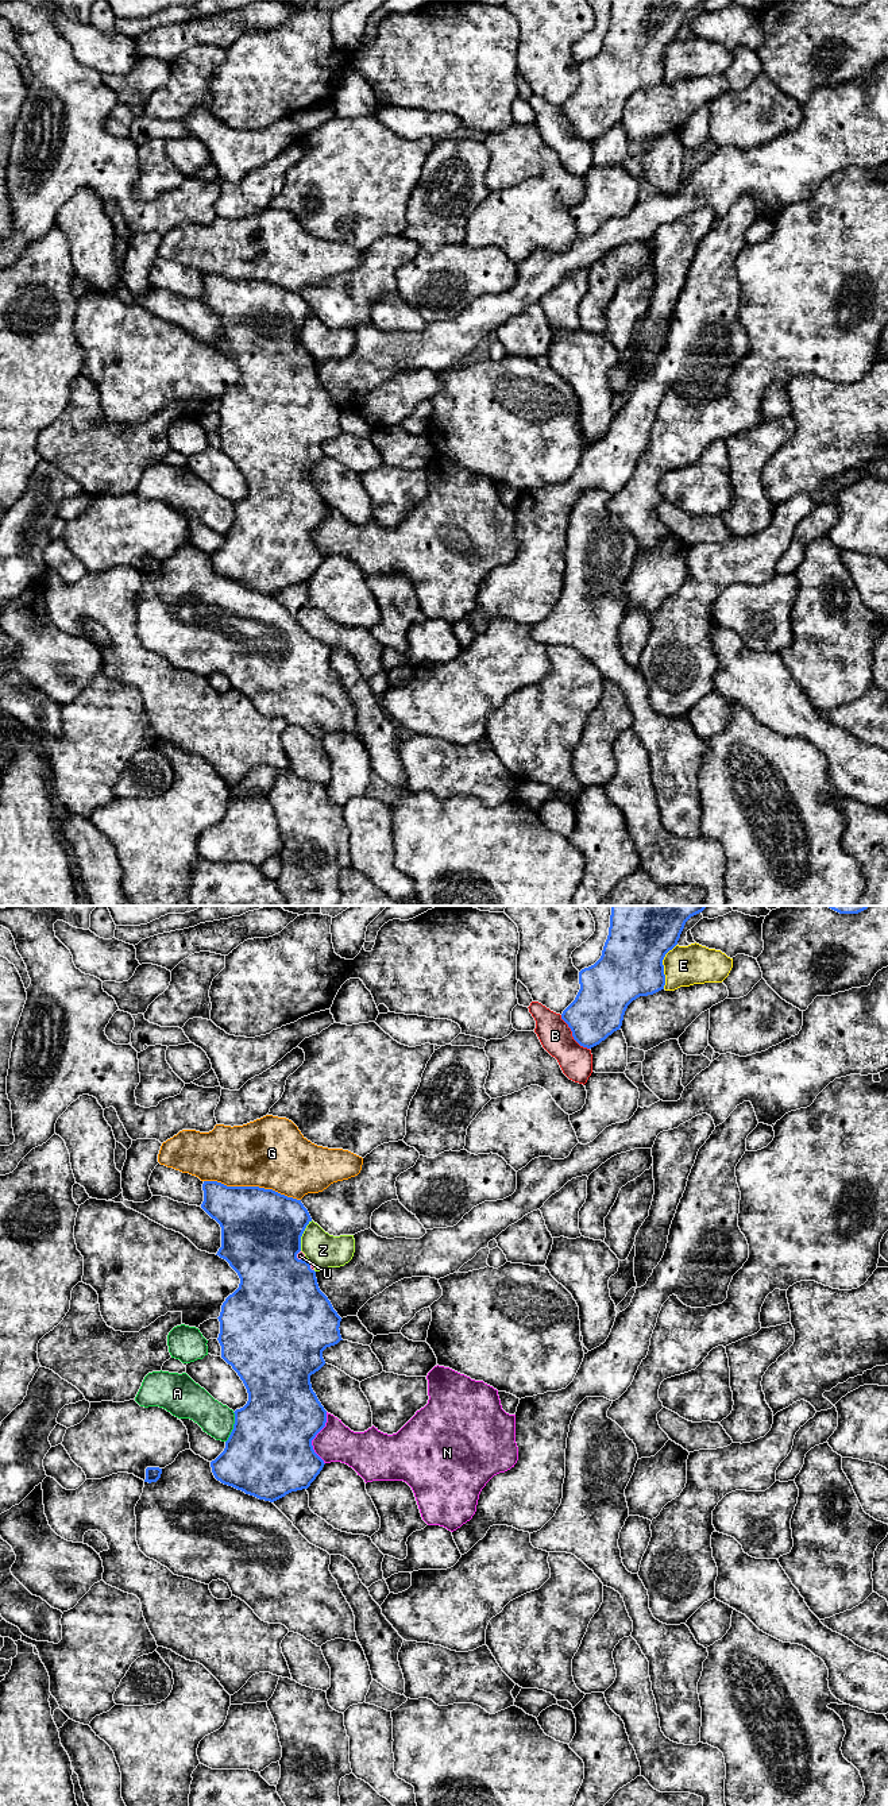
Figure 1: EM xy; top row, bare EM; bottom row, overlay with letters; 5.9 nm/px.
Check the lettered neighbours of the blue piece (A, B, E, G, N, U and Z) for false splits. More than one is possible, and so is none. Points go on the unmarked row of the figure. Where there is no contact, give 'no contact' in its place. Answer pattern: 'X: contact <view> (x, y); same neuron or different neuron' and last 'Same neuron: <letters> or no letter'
A: contact xy (234, 520); different neuron
B: contact xy (572, 127); different neuron
E: contact xy (663, 60); different neuron
G: contact xy (253, 280); different neuron
N: contact xy (315, 529); different neuron
U: contact xy (301, 352); same neuron
Z: contact xy (301, 328); different neuron
Same neuron: U

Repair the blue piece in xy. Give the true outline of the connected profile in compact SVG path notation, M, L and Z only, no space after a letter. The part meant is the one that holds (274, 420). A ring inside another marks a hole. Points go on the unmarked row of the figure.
M204 274L202 283L201 301L221 320L221 340L216 348L225 352L240 371L239 381L221 398L217 433L221 451L238 466L248 486L247 497L233 505L235 517L224 544L211 560L221 576L274 595L292 584L308 582L325 557L312 539L325 520L327 503L312 482L310 468L325 458L323 444L343 433L341 410L320 383L314 360L301 344L301 329L312 314L301 293L273 282L227 279L217 274Z

